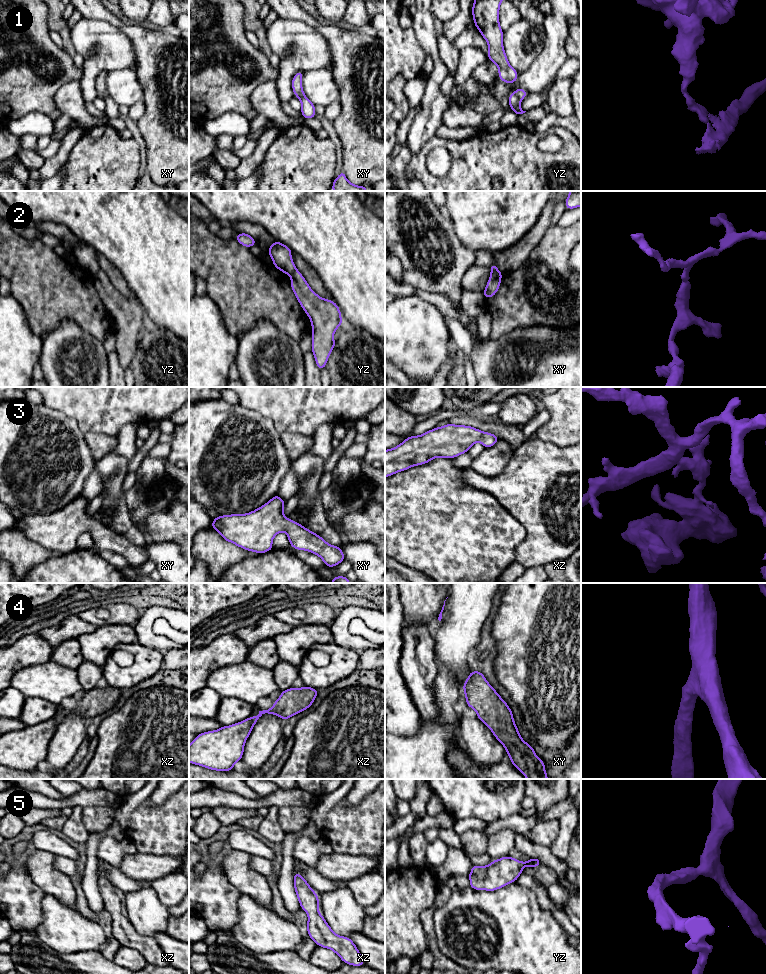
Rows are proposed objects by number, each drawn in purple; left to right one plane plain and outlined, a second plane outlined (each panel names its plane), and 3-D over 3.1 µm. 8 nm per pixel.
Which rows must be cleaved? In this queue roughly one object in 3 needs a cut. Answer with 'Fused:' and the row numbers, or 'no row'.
Fused: 2

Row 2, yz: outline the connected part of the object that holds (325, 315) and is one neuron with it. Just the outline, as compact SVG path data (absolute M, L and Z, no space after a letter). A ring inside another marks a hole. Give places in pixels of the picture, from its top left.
M296 270L291 275L290 283L302 309L311 320L313 335L311 351L314 354L316 366L322 370L337 344L333 338L334 333L343 324L340 309L334 301L317 295L300 271Z

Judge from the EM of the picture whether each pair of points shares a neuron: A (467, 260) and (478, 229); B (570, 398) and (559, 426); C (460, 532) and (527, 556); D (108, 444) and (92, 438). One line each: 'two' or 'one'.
A: two
B: one
C: two
D: one

